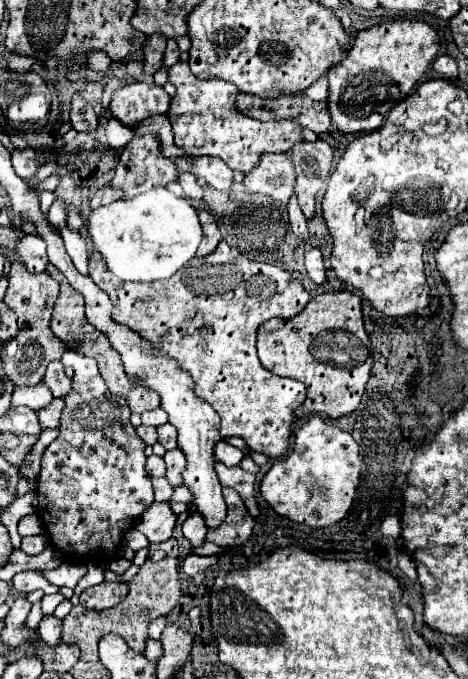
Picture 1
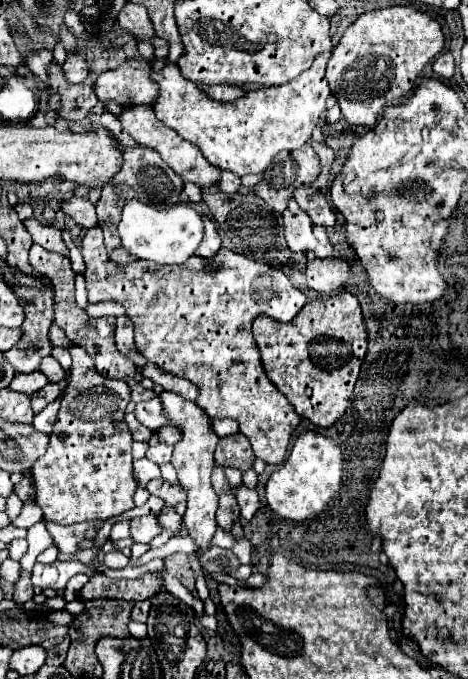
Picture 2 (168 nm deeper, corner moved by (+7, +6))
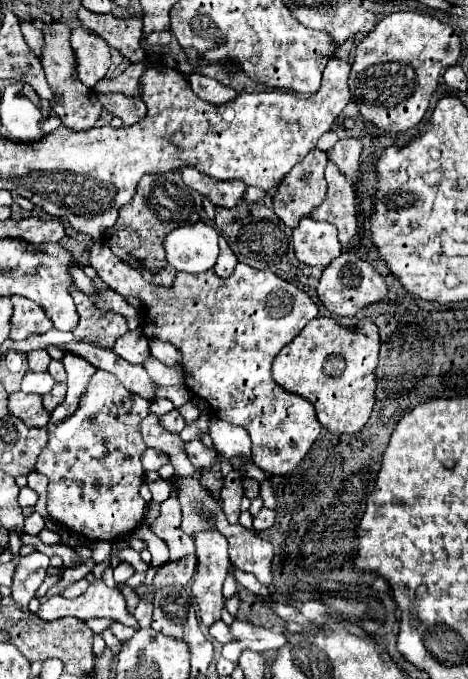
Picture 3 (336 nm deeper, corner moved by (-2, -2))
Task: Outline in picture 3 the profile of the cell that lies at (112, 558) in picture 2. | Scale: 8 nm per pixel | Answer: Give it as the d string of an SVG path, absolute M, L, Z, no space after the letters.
M119 563L119 565L115 567L115 581L117 581L117 583L125 583L133 573L135 573L135 569L133 569L129 563Z

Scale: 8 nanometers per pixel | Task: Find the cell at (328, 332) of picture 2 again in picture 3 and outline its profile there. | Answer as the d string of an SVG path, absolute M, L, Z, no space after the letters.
M315 317L307 327L279 351L273 361L273 379L287 391L301 395L311 401L317 411L319 423L333 433L357 433L367 423L373 405L375 405L375 367L379 357L379 333L377 325L369 319L363 319L361 325L353 331L341 327L333 317Z

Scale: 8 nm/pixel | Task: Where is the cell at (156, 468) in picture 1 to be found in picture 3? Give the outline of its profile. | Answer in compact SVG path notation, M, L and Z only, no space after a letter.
M157 479L157 481L149 483L149 489L153 493L153 499L151 499L153 503L163 503L171 495L171 485L167 479Z

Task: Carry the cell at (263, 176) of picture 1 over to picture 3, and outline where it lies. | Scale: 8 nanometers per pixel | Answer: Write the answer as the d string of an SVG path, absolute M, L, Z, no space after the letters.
M311 149L307 153L307 157L303 161L299 161L289 171L289 175L283 179L279 191L273 195L273 211L287 227L295 227L299 223L299 219L309 217L311 211L315 207L319 207L321 201L325 199L325 193L327 193L327 183L323 177L325 167L327 167L327 153L321 149Z

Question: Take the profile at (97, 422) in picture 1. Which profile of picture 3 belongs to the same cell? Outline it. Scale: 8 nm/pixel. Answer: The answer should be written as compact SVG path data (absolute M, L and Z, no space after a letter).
M97 369L97 373L89 379L85 393L81 395L79 409L59 423L49 423L49 443L39 453L35 471L49 479L47 511L53 521L71 533L85 537L87 541L117 541L143 525L147 503L139 495L139 487L145 481L141 455L145 453L147 445L141 439L139 425L149 415L149 405L151 403L147 403L147 399L139 399L139 395L131 395L131 391L121 387L115 375Z

